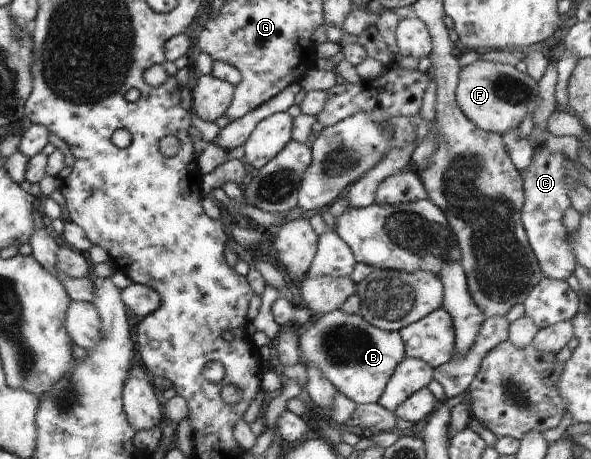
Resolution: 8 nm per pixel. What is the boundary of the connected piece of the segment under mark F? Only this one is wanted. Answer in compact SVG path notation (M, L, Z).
M478 59L460 68L456 86L456 101L463 114L485 132L505 134L508 130L519 126L525 114L534 113L540 102L538 96L538 82L528 73L520 72L516 67L507 63L496 63Z

